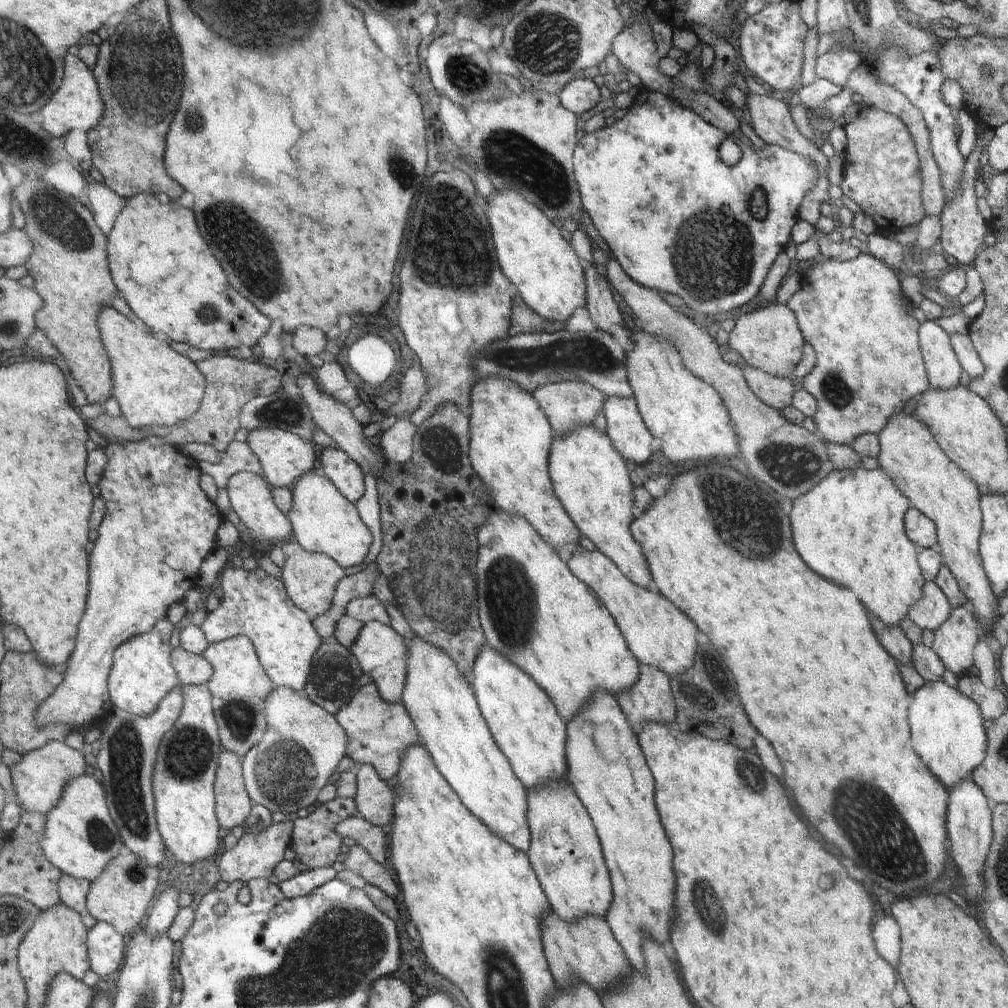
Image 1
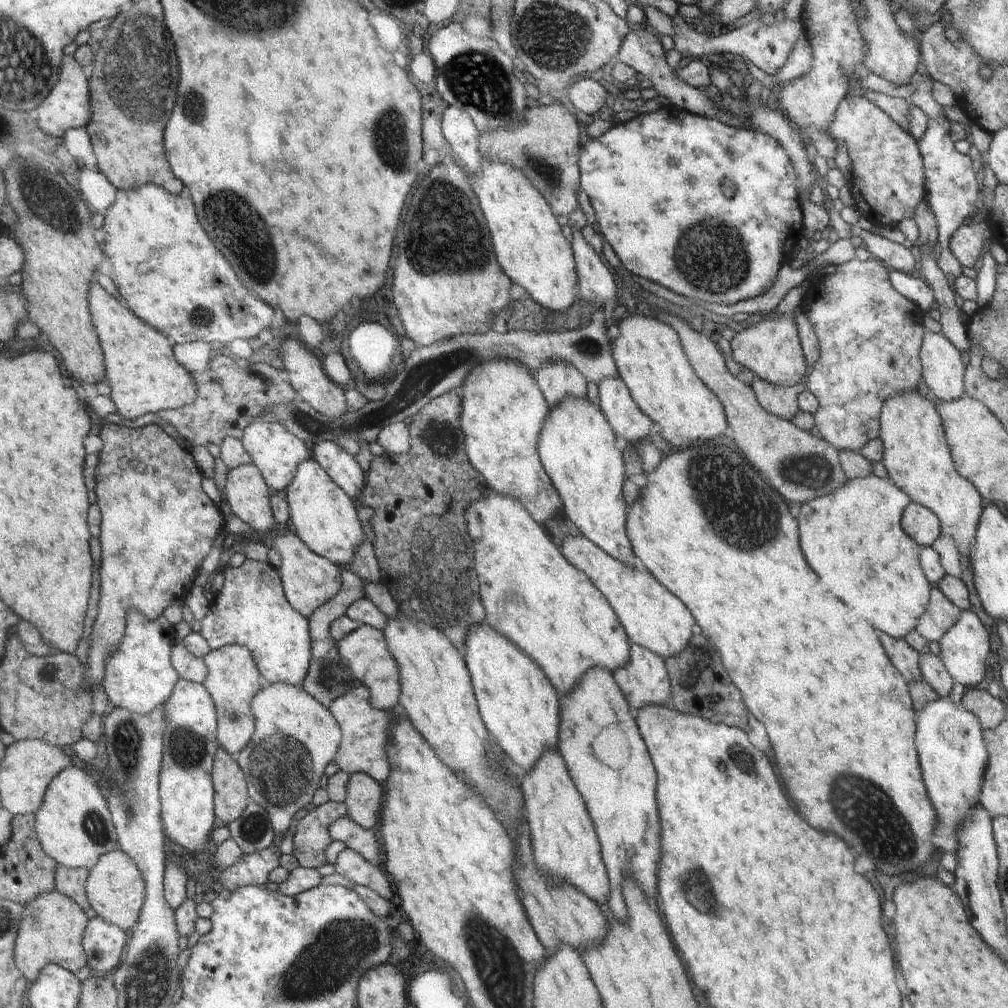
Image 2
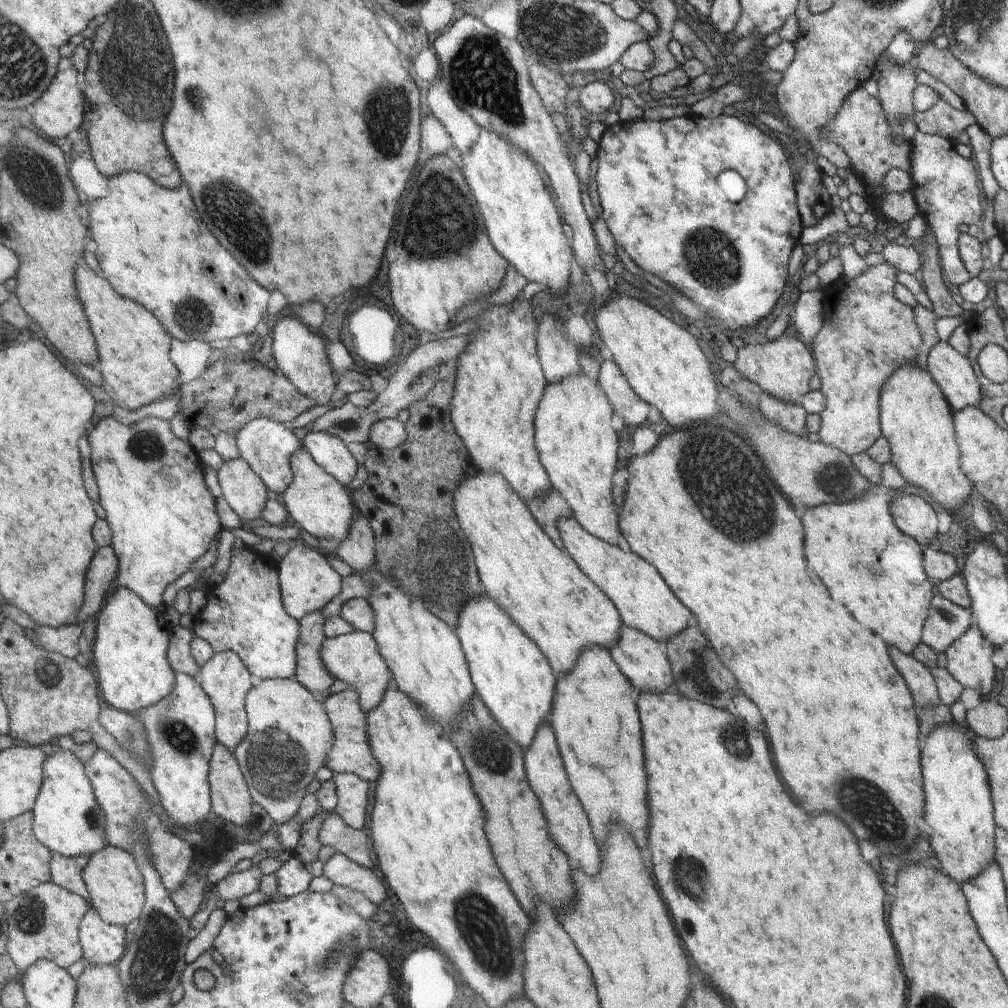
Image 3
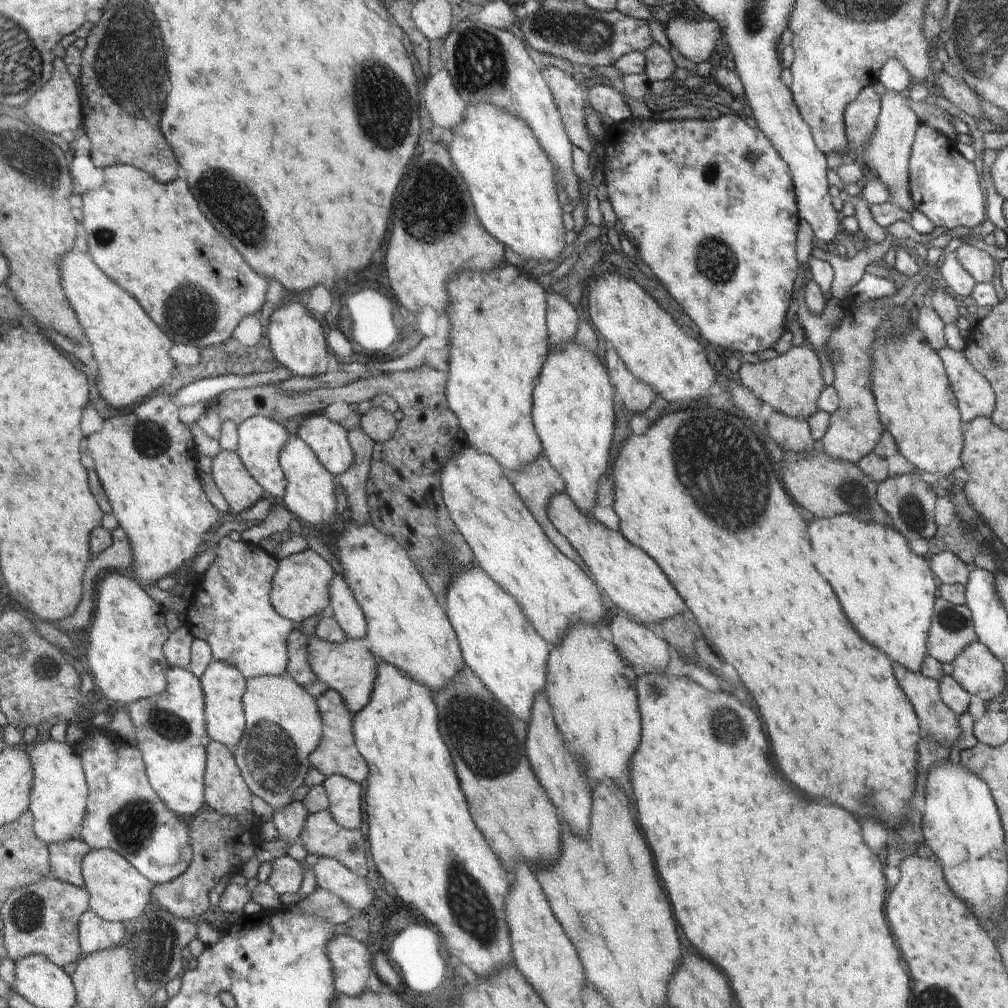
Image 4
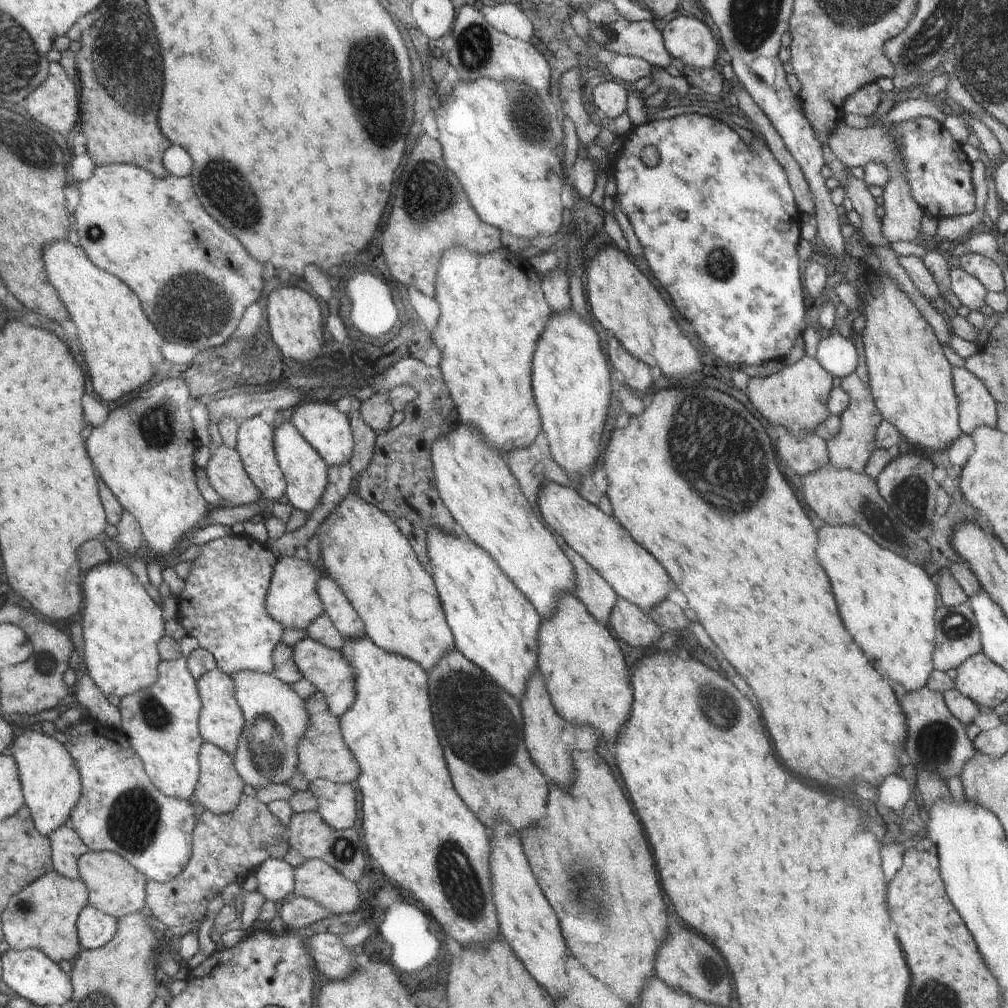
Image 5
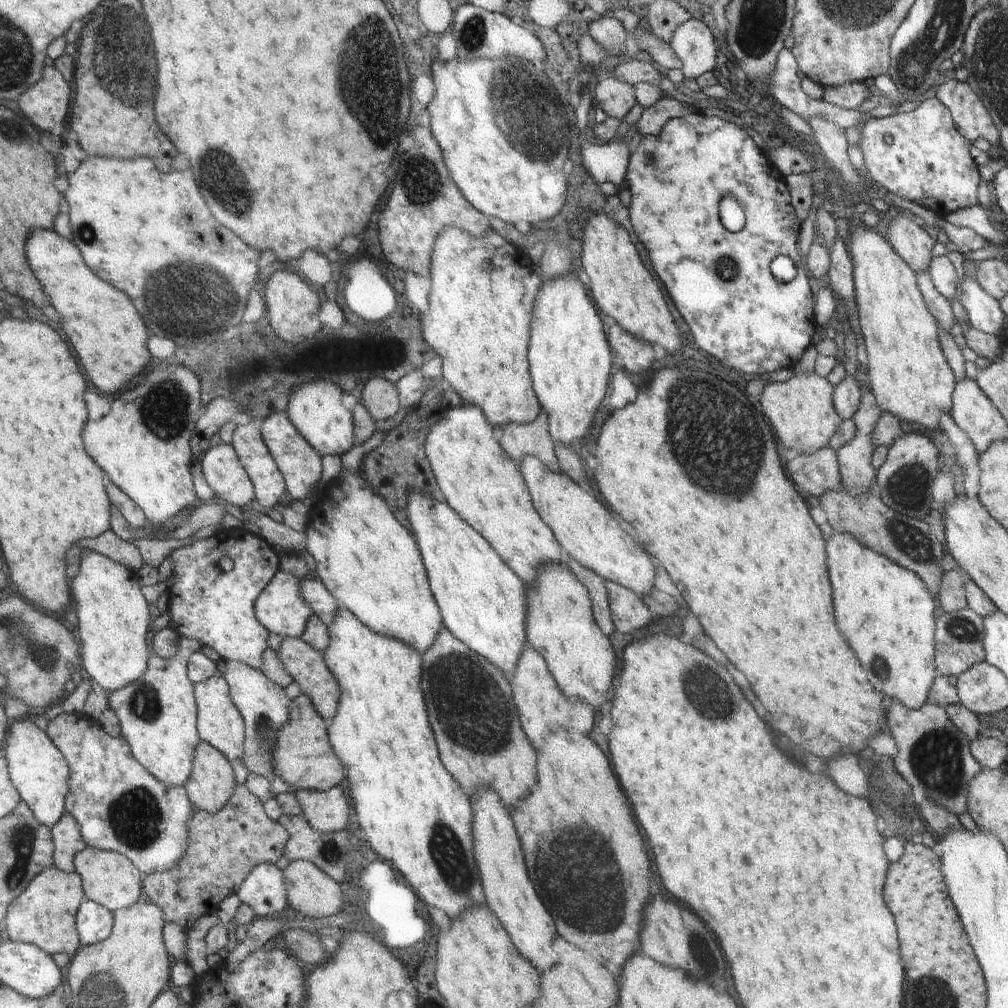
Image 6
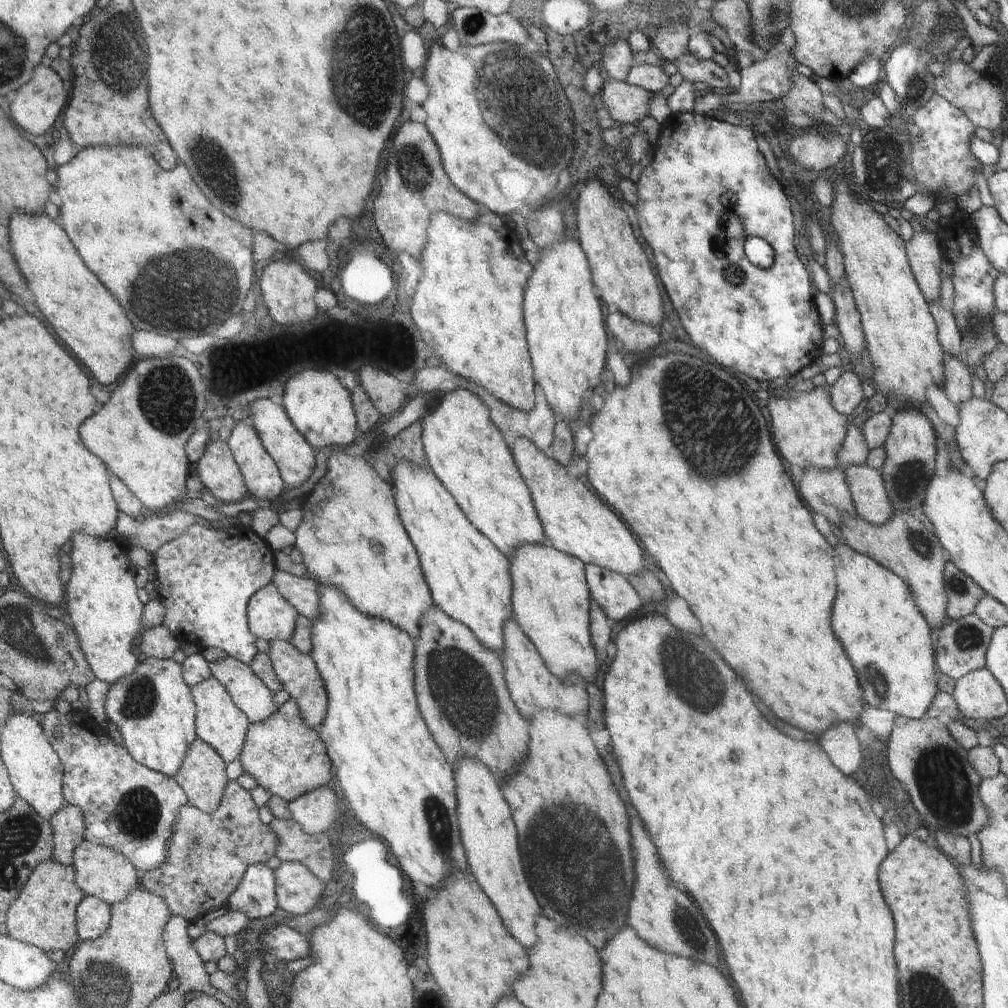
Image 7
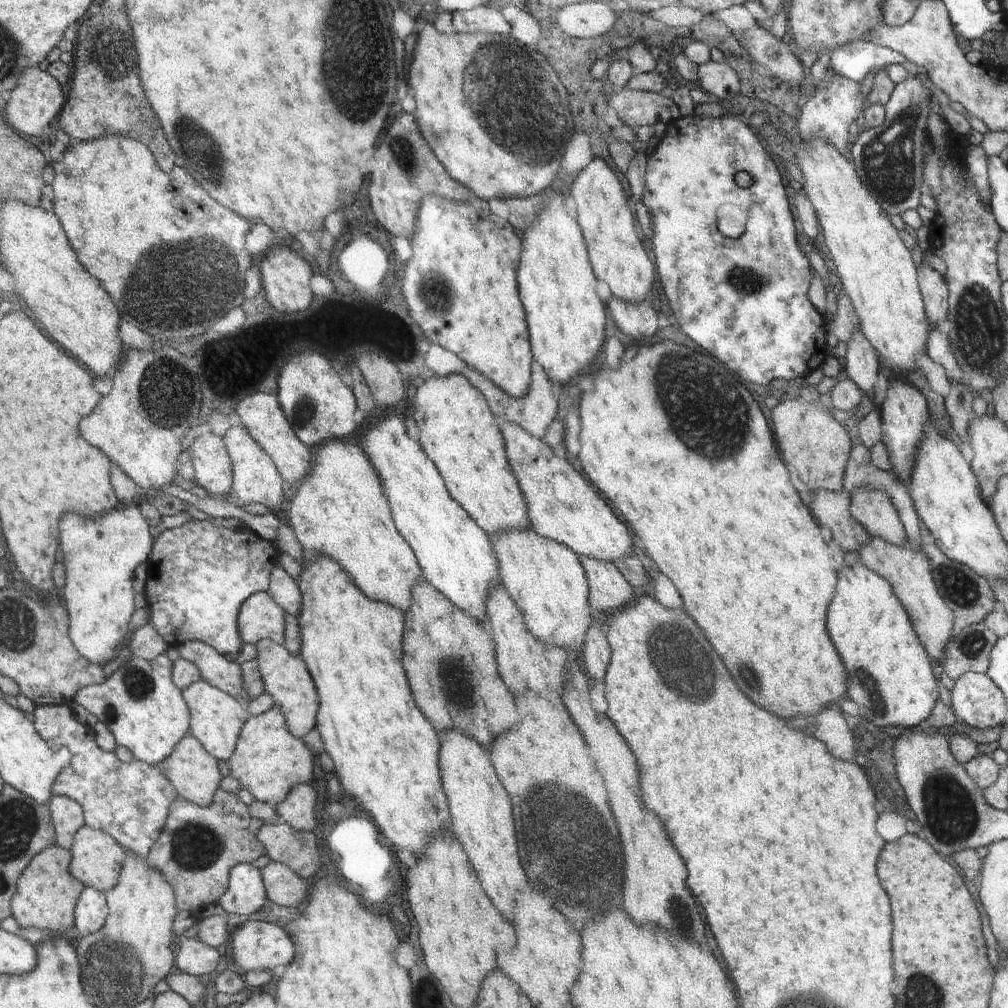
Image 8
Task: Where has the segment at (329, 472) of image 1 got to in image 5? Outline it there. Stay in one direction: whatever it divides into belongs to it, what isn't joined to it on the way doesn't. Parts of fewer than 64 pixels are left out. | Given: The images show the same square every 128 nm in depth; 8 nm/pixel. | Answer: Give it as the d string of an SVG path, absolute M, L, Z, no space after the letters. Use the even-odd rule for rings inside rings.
M326 400L302 402L291 417L291 423L325 459L329 466L346 464L352 458L352 432L346 414L338 412L333 402Z

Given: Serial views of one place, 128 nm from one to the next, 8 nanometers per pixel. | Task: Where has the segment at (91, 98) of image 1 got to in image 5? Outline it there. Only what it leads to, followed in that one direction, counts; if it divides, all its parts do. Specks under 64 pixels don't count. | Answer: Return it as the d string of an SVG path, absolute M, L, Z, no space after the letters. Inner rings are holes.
M57 62L51 63L49 79L34 96L29 96L25 105L29 116L64 135L76 128L78 112L82 112L76 84L66 68Z

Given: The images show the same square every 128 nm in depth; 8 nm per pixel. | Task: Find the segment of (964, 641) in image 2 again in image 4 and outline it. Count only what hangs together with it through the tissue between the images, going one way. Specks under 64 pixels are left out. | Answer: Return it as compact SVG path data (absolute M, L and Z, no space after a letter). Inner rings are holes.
M973 641L951 663L954 667L952 677L965 692L989 701L1004 688L1003 662L996 658L986 645Z

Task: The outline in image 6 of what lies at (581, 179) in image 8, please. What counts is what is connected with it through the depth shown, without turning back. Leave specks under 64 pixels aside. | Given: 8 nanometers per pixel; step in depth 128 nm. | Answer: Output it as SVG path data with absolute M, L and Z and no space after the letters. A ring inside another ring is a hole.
M608 208L592 212L584 224L581 261L590 292L602 312L610 316L610 320L626 328L626 332L636 338L642 336L642 340L648 344L660 344L668 354L676 354L678 350L682 350L682 338L678 326L670 316L664 296L656 280L640 262L628 232L622 230L616 220L608 216L607 210Z

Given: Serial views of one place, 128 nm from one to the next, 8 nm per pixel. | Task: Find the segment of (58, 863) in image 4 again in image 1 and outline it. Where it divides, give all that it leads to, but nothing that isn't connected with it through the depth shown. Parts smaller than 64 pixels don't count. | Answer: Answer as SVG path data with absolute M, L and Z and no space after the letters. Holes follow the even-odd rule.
M65 875L60 885L63 902L78 912L83 917L86 927L92 931L99 924L89 910L89 897L93 890L93 884L88 880Z

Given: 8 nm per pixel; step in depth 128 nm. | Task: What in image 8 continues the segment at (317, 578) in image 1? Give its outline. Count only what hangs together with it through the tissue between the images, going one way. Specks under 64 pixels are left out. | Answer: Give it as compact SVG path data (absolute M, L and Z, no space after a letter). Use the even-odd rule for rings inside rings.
M260 591L250 597L250 604L246 604L246 608L242 608L242 632L246 632L246 642L242 640L242 644L256 644L262 639L273 640L276 644L284 645L284 612L268 591Z

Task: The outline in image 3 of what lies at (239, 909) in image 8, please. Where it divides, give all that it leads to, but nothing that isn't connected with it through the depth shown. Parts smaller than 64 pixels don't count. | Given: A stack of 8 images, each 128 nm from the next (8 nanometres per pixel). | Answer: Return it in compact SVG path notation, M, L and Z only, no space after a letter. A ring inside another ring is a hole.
M291 856L275 873L278 876L277 891L288 898L308 891L310 881L313 879L295 856Z

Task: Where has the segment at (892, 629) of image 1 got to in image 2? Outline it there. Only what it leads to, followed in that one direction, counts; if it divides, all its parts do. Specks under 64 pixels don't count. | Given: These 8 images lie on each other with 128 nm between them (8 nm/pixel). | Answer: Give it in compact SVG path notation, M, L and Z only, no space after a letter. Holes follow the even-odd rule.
M882 632L882 644L890 648L890 656L894 656L894 664L908 681L922 679L920 670L920 654L902 637L892 637Z

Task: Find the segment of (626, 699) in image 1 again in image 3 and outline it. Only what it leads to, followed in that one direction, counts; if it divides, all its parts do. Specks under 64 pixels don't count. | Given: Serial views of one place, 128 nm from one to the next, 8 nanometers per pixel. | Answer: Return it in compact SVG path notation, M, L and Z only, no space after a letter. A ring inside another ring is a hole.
M622 624L618 642L609 649L610 656L617 662L622 674L630 684L634 684L639 692L666 692L673 688L673 669L669 662L664 642L650 638L648 634Z

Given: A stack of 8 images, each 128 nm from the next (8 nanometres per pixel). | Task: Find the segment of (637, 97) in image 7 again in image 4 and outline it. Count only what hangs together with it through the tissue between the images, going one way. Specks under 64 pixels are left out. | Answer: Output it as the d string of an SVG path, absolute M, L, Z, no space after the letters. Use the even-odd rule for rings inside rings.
M596 85L586 91L591 108L607 123L622 123L633 119L629 106L616 87Z

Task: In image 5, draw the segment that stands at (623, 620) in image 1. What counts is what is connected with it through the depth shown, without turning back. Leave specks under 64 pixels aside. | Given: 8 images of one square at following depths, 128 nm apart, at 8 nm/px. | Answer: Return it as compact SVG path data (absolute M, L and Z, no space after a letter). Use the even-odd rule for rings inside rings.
M546 482L538 490L538 512L541 512L542 520L562 536L568 546L578 552L620 598L626 598L638 608L650 611L650 608L661 604L668 596L670 578L666 570L656 562L656 558L648 554L642 545L622 528L620 522L614 522L610 516L600 512L598 506L592 506L574 486Z

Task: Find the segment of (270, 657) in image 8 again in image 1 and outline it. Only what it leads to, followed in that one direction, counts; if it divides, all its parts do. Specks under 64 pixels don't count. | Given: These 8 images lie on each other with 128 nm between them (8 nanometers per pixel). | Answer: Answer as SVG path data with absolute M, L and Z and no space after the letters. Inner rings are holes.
M370 621L363 625L350 650L353 652L353 657L357 658L363 672L372 678L382 698L390 703L401 703L409 673L407 640L397 634L390 625L381 624L380 621Z

